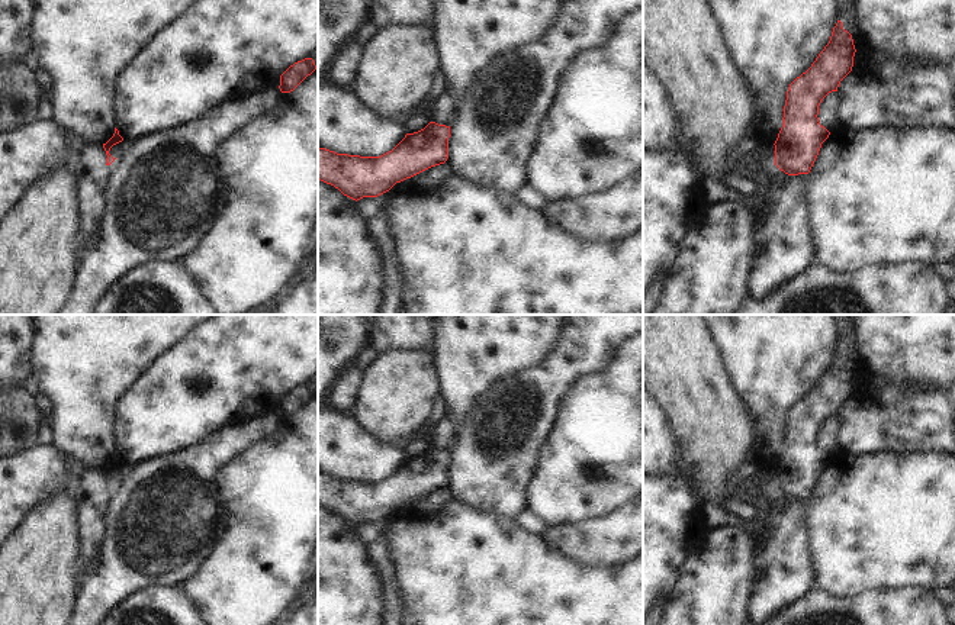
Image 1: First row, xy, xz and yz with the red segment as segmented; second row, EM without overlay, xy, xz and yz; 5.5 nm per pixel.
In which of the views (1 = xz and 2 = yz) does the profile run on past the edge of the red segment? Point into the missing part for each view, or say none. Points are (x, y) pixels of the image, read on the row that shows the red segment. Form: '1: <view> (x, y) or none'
1: none
2: none

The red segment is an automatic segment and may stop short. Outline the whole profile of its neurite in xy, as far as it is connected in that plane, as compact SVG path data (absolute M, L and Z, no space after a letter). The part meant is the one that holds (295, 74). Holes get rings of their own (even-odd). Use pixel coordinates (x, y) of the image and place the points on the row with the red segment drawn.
M305 58L302 61L290 65L280 75L280 91L290 93L293 91L308 75L311 75L316 70L316 65L312 58Z

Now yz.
M837 20L829 44L811 67L788 87L782 128L775 141L775 165L788 175L808 174L830 132L819 122L819 106L852 71L852 35Z

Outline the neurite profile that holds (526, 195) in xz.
M530 184L521 186L512 196L520 203L536 212L540 212L544 206L550 203L550 200L547 200L543 194L534 190Z

